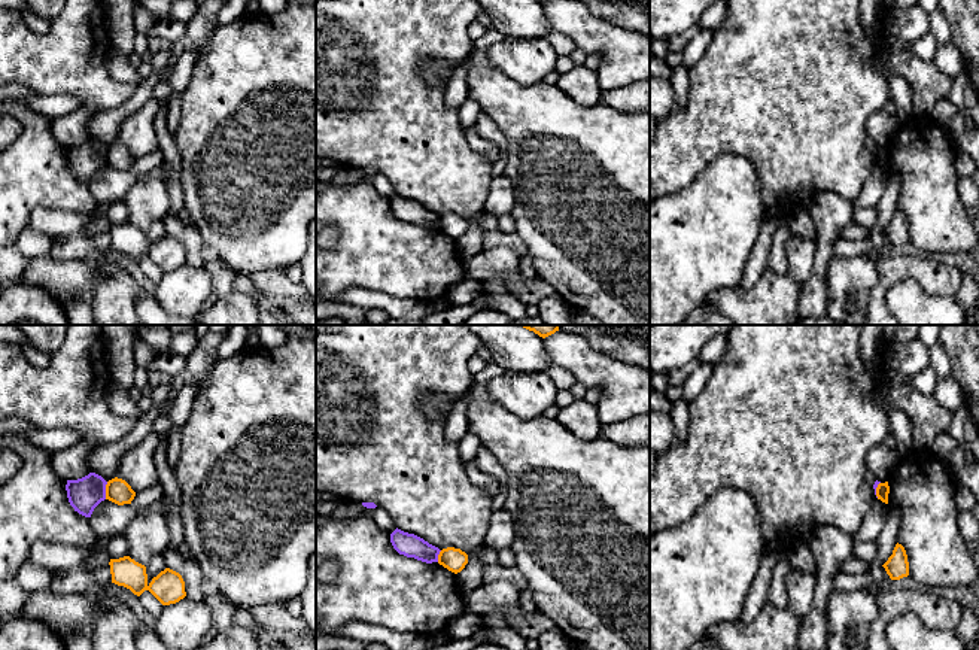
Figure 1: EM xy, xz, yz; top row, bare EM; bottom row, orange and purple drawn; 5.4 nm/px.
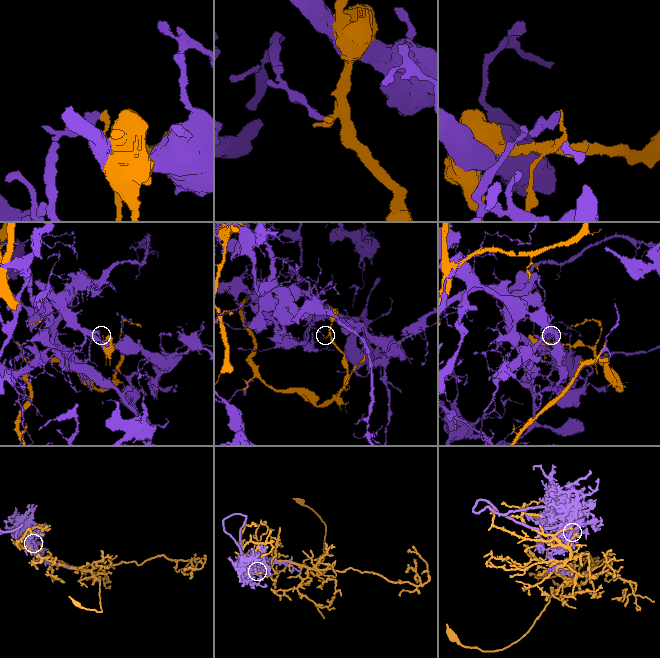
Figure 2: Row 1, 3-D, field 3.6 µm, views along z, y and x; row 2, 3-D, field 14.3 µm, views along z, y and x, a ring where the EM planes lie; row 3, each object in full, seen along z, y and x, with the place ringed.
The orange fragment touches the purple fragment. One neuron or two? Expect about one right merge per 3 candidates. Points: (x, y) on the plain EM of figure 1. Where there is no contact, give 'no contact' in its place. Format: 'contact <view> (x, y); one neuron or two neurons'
contact xy (106, 157); two neurons

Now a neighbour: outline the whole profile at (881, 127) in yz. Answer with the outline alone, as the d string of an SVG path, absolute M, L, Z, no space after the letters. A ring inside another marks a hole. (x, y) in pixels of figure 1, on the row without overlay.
M882 109L872 113L866 122L866 134L872 137L878 148L885 149L897 131L900 119L885 113Z

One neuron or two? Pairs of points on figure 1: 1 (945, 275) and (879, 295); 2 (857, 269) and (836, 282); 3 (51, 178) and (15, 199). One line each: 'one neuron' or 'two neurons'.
1: one neuron
2: one neuron
3: one neuron

